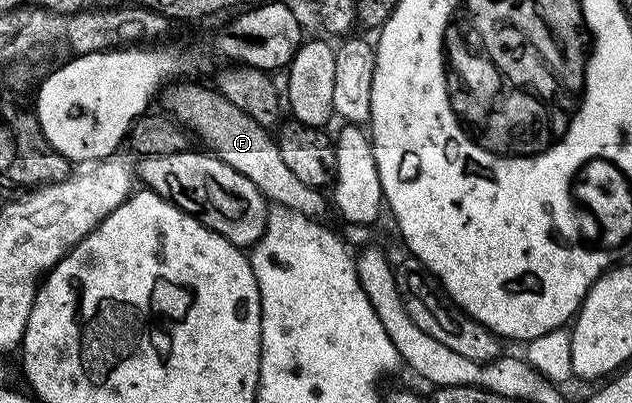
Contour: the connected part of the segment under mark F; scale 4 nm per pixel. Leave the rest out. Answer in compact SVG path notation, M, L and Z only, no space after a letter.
M192 81L177 82L163 92L162 100L164 99L165 105L169 107L167 110L171 118L181 123L195 138L197 135L209 152L224 161L226 165L230 165L232 169L242 173L247 180L252 181L269 204L289 207L303 215L323 216L323 211L330 207L325 192L306 185L298 181L298 177L294 177L294 172L282 158L273 132L269 128L254 121L253 117L238 109L238 106L232 105L211 86L208 88L200 83L188 82Z

